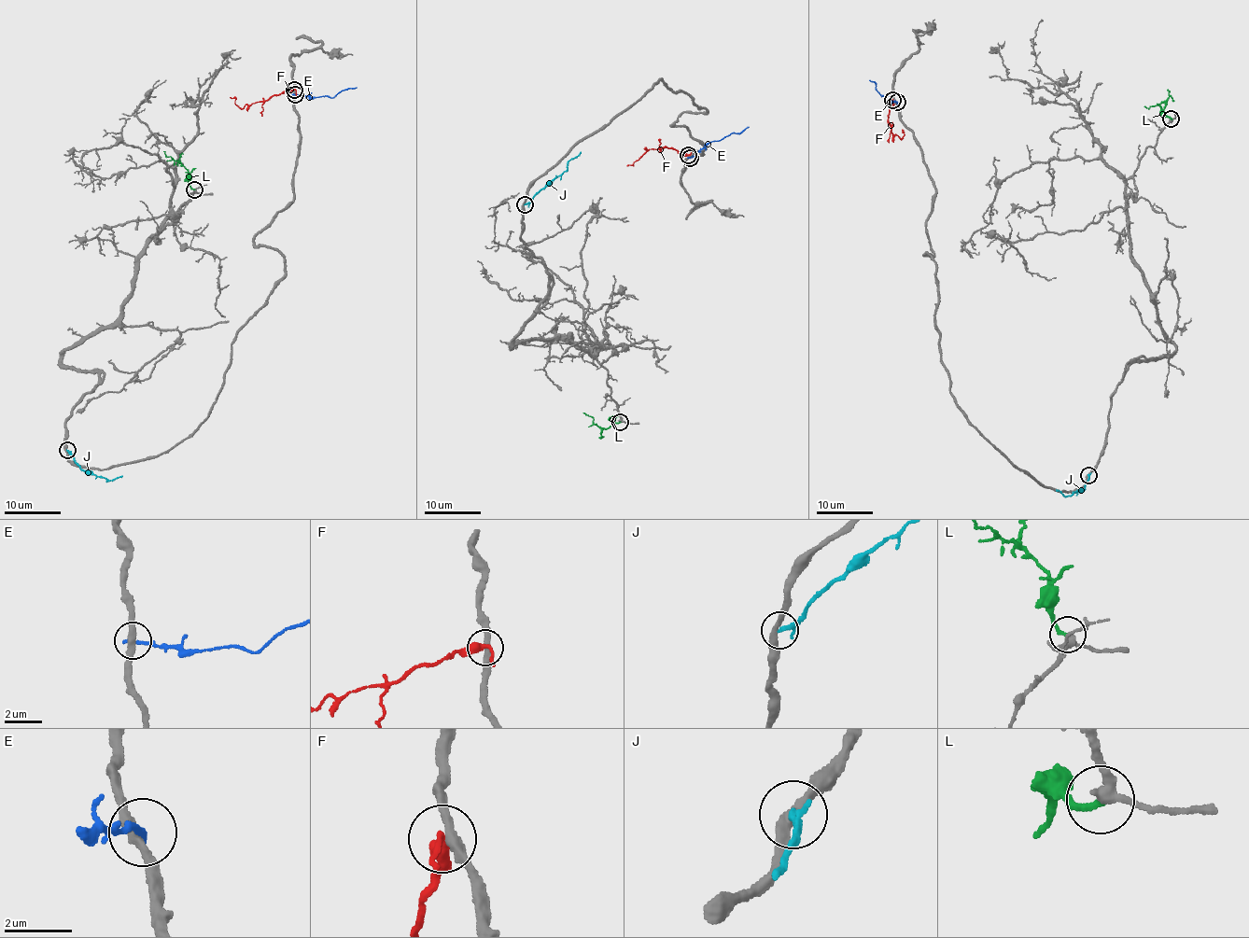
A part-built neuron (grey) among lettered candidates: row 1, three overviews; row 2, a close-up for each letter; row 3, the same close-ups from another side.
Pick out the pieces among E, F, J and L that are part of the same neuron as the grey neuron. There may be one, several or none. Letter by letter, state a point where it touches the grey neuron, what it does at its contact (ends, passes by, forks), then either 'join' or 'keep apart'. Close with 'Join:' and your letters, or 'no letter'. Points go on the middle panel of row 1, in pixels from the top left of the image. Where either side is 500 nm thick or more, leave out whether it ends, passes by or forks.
E: (690, 158) | it ends | keep apart
F: (688, 155) | it passes by | keep apart
J: (525, 204) | it ends | keep apart
L: (620, 422) | it ends | join
Join: L

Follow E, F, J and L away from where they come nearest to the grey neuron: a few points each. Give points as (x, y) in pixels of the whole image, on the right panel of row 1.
E: (896, 102), (886, 102), (876, 87), (876, 82), (870, 80)
F: (892, 100), (888, 120), (892, 134), (902, 139), (903, 132)
J: (1088, 475), (1085, 488), (1071, 495), (1065, 496), (1056, 490)
L: (1171, 118), (1163, 111), (1165, 103), (1144, 107)

